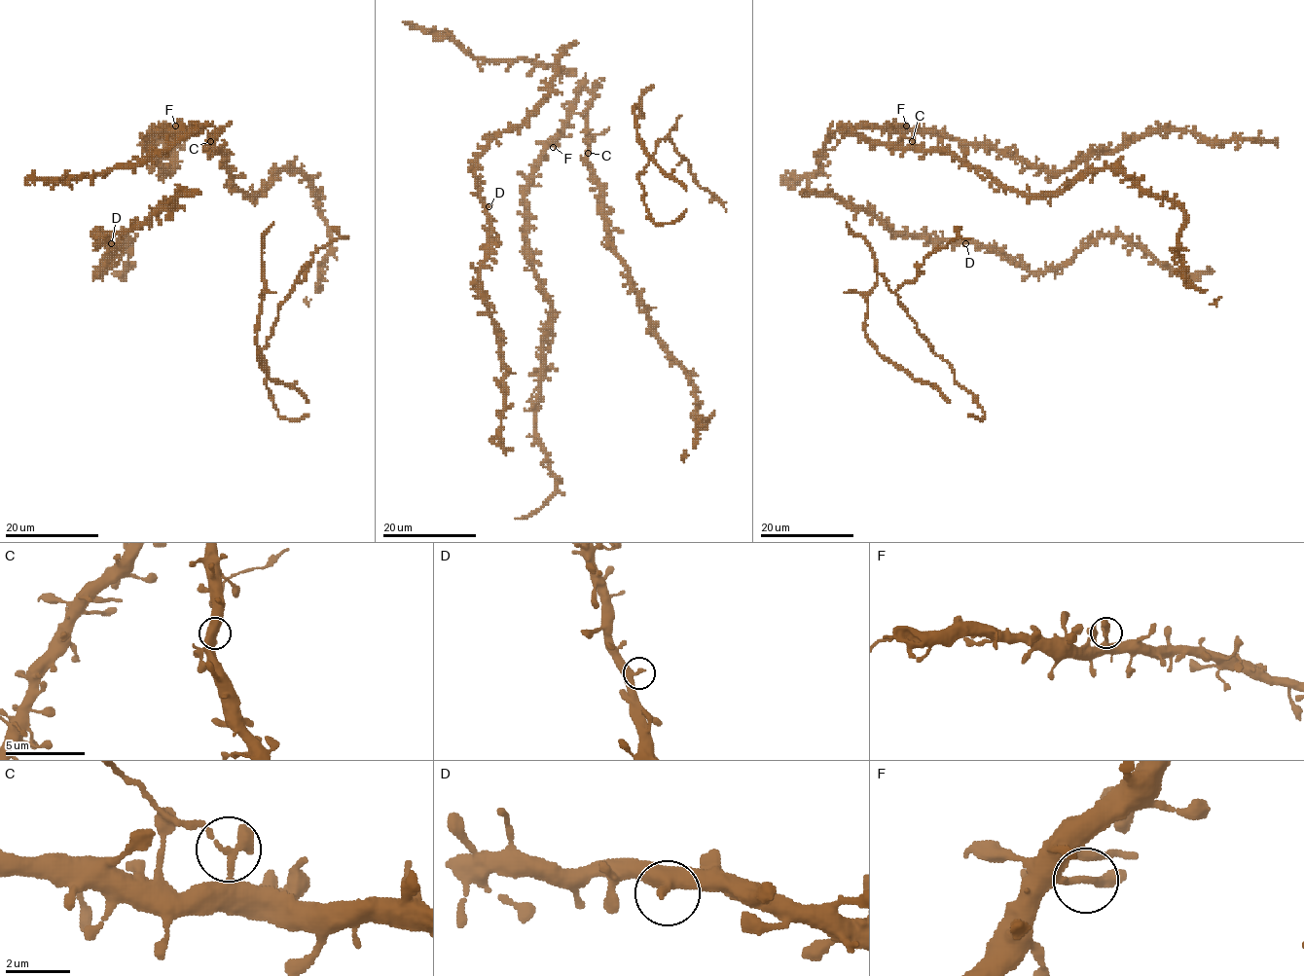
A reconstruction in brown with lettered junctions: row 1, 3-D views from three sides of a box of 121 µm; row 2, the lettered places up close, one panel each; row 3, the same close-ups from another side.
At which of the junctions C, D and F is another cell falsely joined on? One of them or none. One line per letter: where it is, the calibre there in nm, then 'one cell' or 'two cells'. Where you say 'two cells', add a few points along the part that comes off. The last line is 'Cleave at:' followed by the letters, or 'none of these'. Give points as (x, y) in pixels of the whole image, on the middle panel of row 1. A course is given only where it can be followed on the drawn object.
C: at (588, 153); 320 nm thick; two cells; foreign part runs (588, 153), (591, 138), (609, 127)
D: at (488, 206); 340 nm thick; one cell
F: at (553, 147); 220 nm thick; one cell
Cleave at: C

